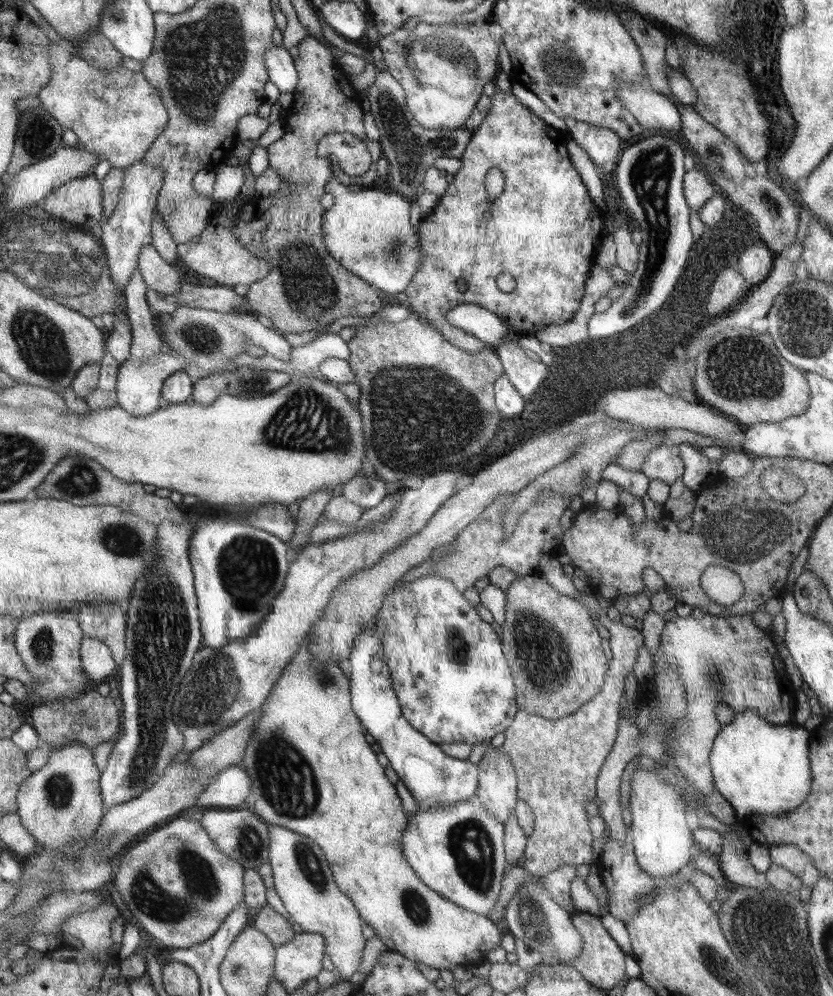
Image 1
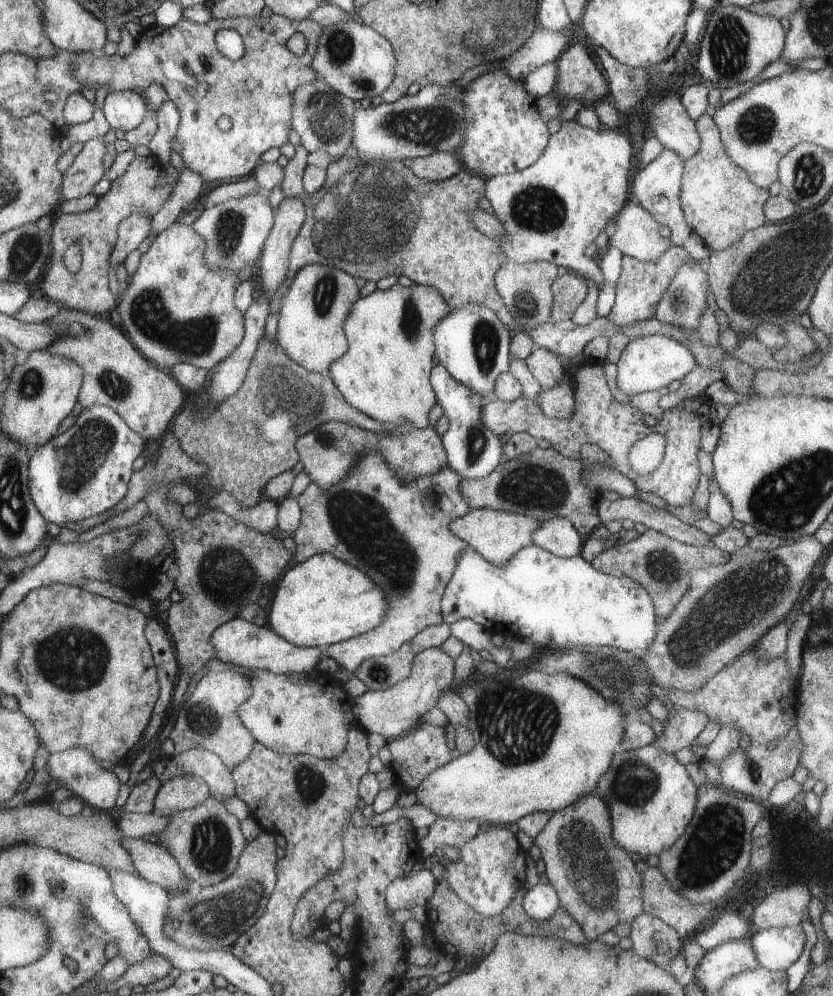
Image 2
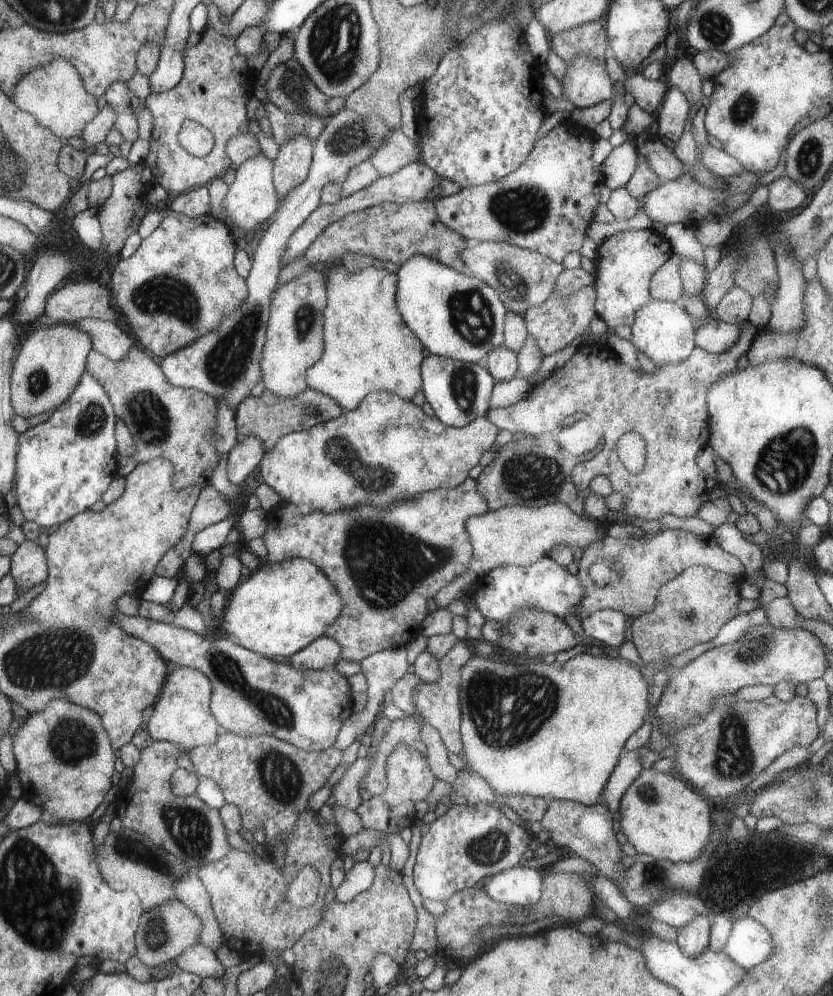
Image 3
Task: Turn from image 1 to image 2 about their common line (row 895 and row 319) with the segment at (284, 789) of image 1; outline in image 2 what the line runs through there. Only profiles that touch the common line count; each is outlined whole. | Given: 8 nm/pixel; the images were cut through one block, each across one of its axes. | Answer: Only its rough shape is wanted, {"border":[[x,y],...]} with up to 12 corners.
{"border":[[429,286],[359,298],[327,376],[385,426],[427,428]]}

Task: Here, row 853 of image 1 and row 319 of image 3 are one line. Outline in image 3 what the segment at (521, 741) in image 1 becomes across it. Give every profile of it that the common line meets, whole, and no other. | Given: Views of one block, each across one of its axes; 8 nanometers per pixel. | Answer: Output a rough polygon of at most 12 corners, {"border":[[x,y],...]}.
{"border":[[595,288],[549,298],[523,318],[543,356],[585,336]]}

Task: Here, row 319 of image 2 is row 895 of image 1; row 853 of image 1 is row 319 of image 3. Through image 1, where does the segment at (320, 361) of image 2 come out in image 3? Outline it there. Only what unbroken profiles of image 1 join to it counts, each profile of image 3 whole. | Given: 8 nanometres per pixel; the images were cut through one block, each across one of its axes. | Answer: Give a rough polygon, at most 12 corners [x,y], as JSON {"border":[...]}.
{"border":[[325,274],[279,286],[261,356],[265,392],[291,400],[321,356]]}

